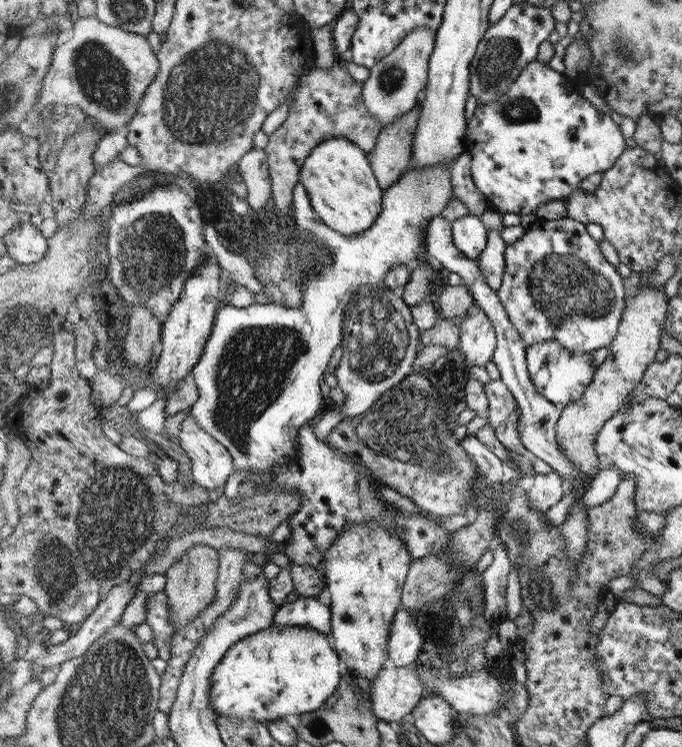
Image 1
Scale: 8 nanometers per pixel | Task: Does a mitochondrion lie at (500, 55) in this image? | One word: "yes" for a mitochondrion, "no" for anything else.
yes

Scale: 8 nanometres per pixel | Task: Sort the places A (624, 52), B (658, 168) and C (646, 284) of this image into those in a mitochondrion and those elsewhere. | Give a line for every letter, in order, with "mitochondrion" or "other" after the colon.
A: mitochondrion
B: other
C: other

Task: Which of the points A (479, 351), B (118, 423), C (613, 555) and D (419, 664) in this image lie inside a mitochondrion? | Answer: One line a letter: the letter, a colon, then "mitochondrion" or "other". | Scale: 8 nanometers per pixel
A: other
B: other
C: other
D: other

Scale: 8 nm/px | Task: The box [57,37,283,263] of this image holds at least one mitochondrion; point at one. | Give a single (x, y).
(102, 83)

